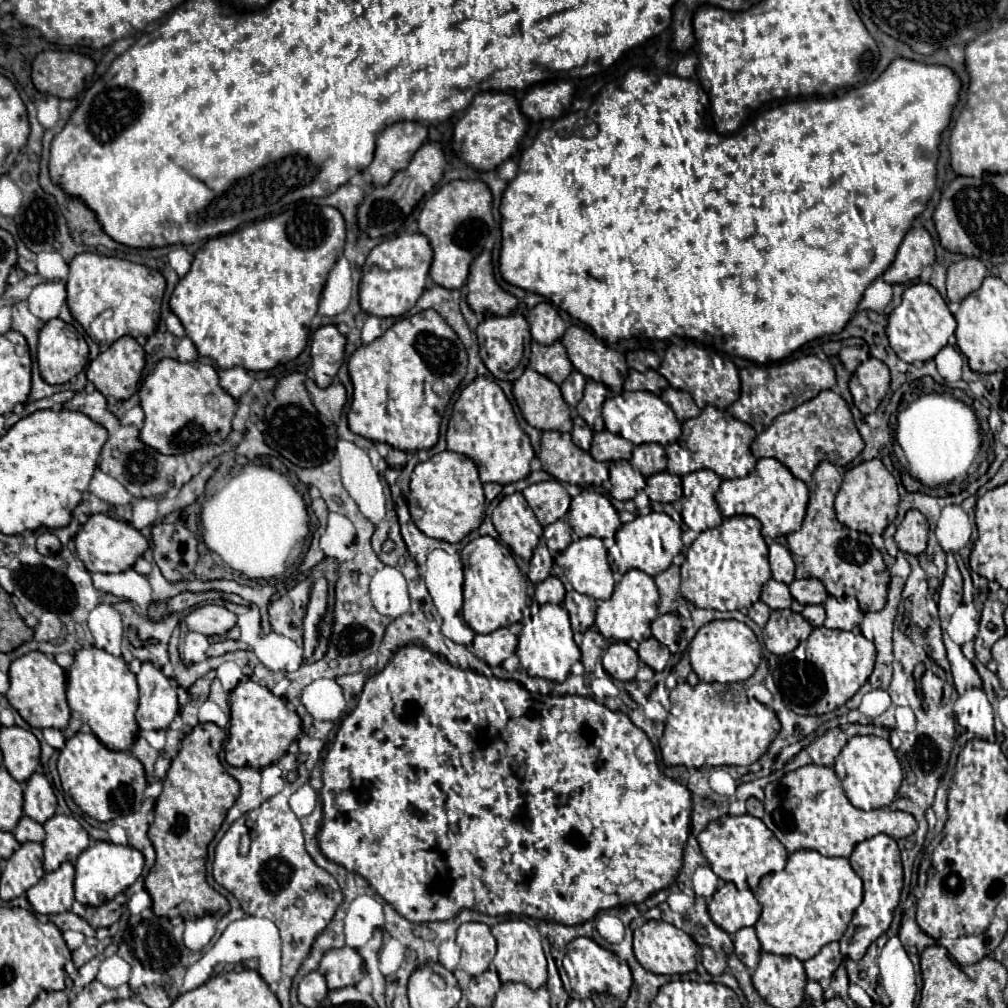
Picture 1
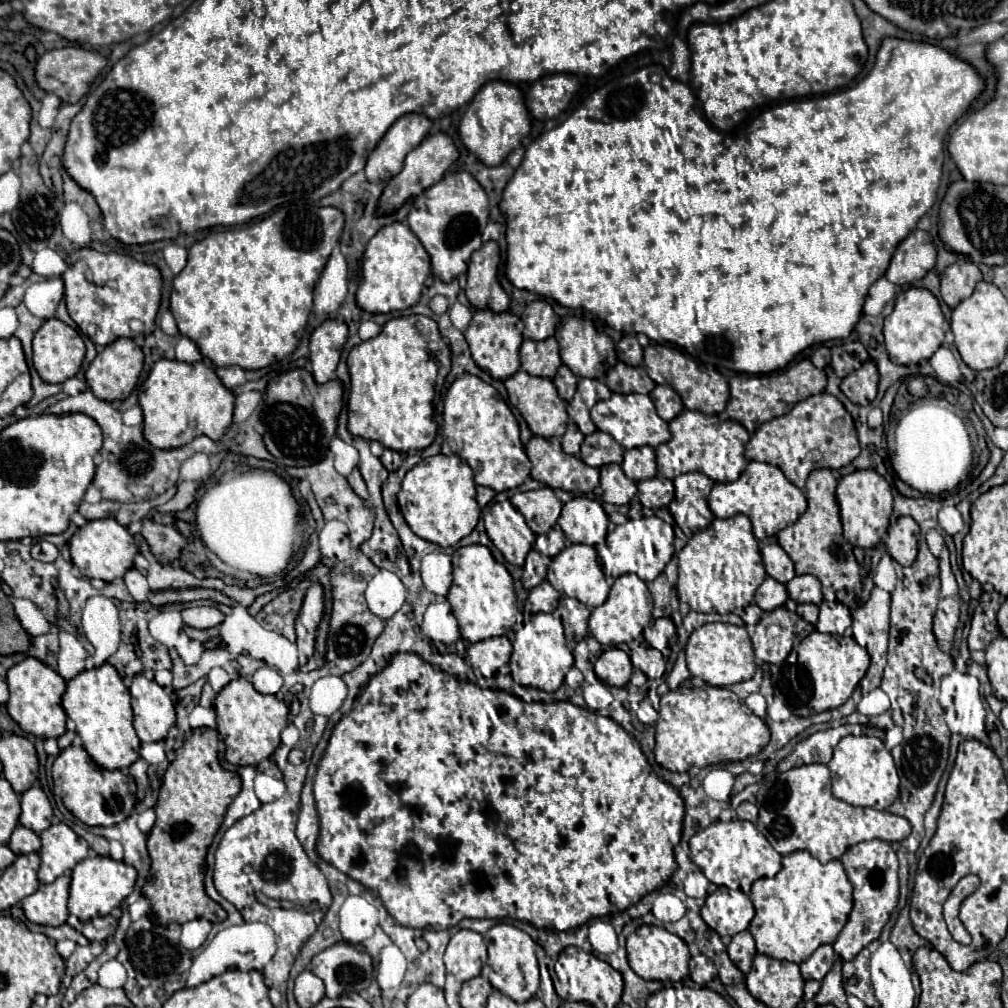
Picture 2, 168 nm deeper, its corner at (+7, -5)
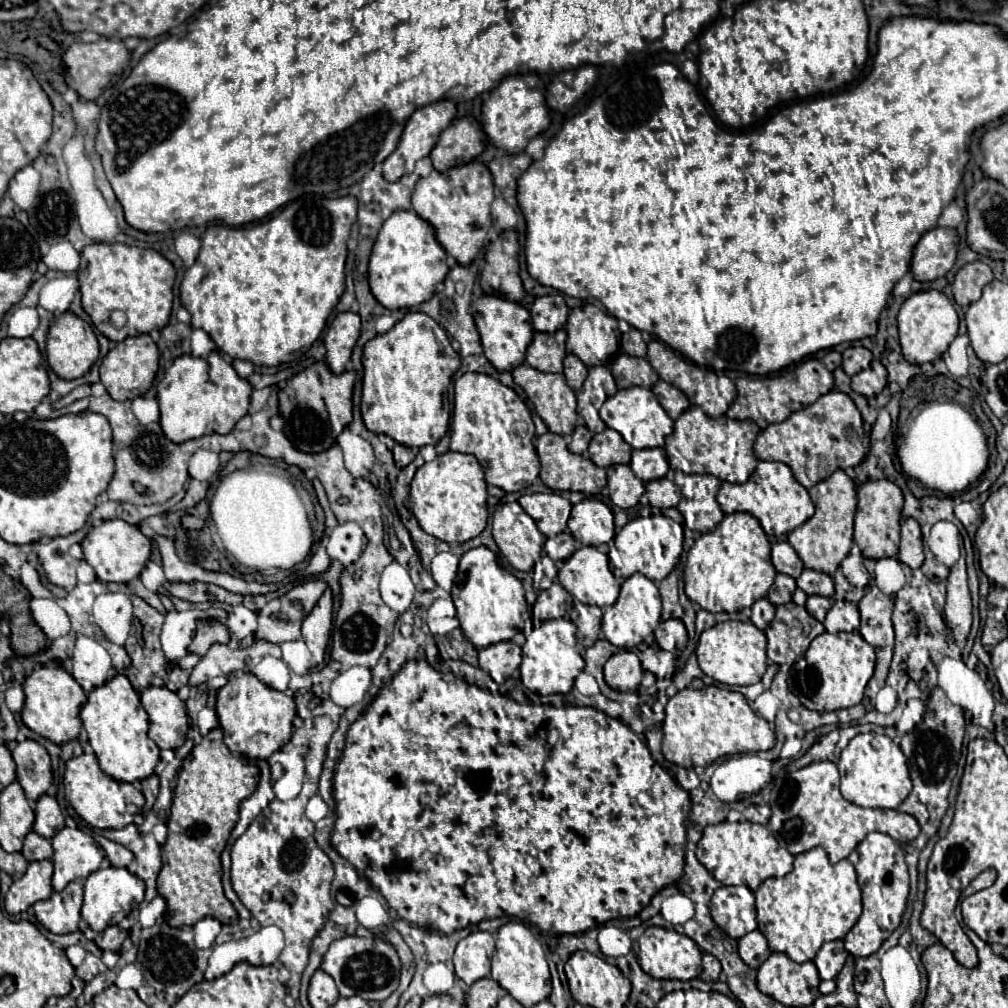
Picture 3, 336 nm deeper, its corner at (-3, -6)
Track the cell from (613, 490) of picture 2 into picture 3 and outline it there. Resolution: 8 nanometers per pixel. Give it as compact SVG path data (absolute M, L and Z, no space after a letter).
M618 464L608 468L608 488L610 500L620 508L632 508L644 494L644 482L634 476L628 464Z

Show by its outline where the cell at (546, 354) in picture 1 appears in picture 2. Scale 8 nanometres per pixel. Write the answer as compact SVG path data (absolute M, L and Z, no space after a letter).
M548 337L546 341L524 341L520 347L520 363L526 373L552 379L556 369L562 365L556 339Z

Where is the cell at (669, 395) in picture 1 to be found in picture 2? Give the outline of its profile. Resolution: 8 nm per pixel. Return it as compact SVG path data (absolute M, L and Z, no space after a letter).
M656 385L650 393L656 409L658 409L658 415L664 419L664 421L672 421L674 417L678 417L682 411L684 411L684 403L680 399L680 395L668 387L668 385Z

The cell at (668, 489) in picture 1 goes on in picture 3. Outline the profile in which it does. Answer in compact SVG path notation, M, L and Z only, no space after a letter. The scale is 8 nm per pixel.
M664 476L658 480L650 480L646 484L646 498L650 500L650 506L670 508L670 506L678 506L680 490L668 476Z

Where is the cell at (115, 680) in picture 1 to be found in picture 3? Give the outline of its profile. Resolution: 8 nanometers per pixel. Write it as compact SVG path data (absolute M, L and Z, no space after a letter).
M118 674L104 686L94 688L80 710L80 718L104 774L130 784L154 774L160 760L160 748L148 738L148 714L140 704L138 692L124 674Z

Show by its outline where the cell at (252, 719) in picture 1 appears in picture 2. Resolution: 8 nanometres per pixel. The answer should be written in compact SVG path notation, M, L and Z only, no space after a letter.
M244 677L230 681L216 697L218 731L226 743L226 761L232 765L258 765L280 745L280 733L288 725L288 707L276 695L258 693Z

